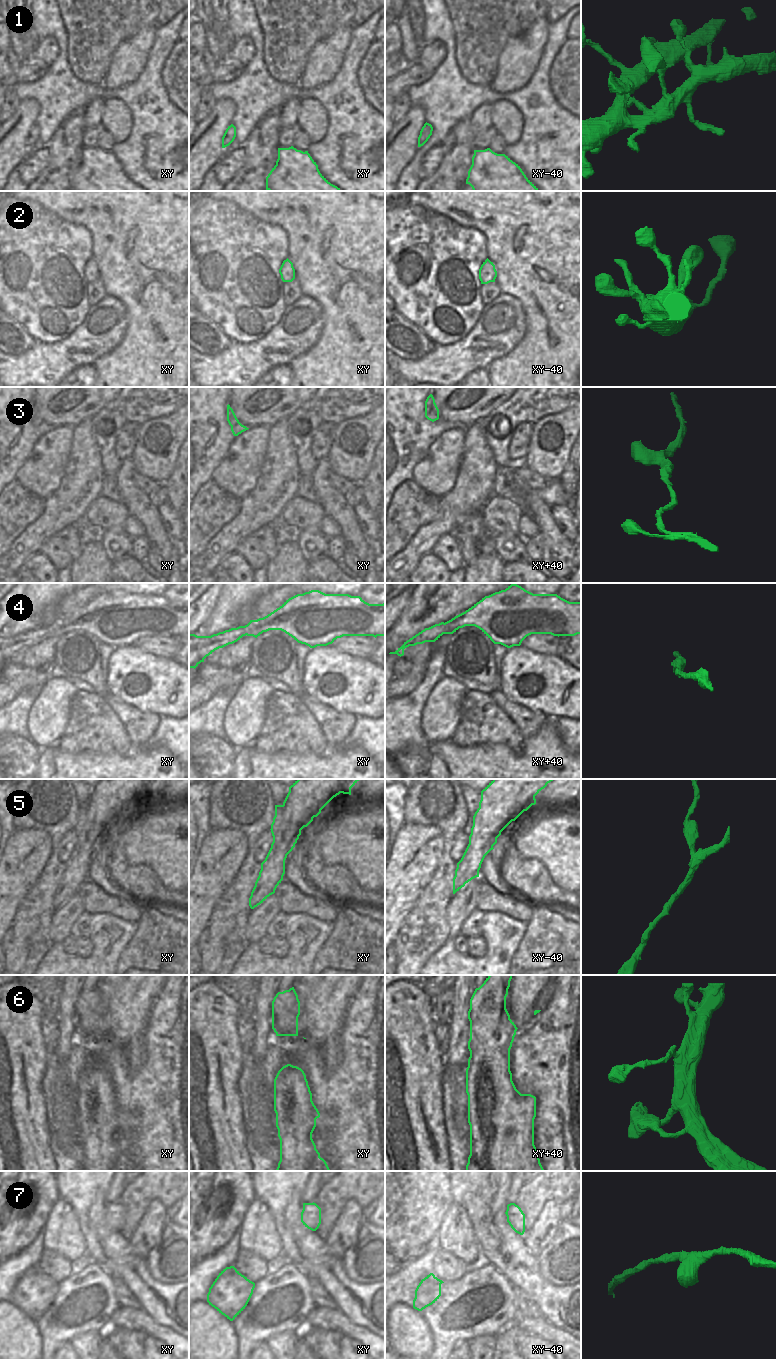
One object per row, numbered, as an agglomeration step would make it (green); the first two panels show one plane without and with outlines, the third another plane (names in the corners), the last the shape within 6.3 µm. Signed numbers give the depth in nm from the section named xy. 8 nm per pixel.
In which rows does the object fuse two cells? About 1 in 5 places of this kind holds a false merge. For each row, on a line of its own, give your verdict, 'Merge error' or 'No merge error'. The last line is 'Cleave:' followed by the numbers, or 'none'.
1: No merge error
2: No merge error
3: No merge error
4: No merge error
5: Merge error
6: No merge error
7: No merge error
Cleave: 5

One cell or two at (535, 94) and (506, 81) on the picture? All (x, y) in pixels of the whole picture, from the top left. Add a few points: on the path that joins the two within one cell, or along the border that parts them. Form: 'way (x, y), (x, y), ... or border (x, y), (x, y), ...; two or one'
border (536, 70), (522, 87), (514, 91), (498, 92); two

